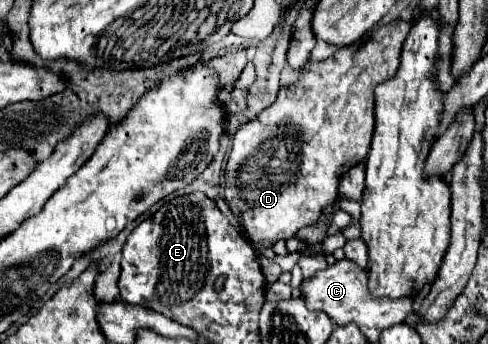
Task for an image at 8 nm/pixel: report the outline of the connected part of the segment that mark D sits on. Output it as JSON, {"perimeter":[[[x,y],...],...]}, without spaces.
{"perimeter":[[[413,20],[383,24],[363,46],[355,50],[353,56],[345,56],[345,48],[339,48],[327,60],[309,62],[307,70],[301,72],[295,84],[281,88],[277,100],[269,108],[237,130],[233,140],[233,156],[229,156],[225,168],[225,200],[235,218],[241,220],[243,232],[255,248],[271,248],[277,240],[289,240],[299,228],[315,224],[323,208],[335,202],[337,186],[339,194],[361,200],[365,188],[365,164],[357,162],[367,158],[373,138],[373,90],[377,84],[395,74],[411,24]]]}

